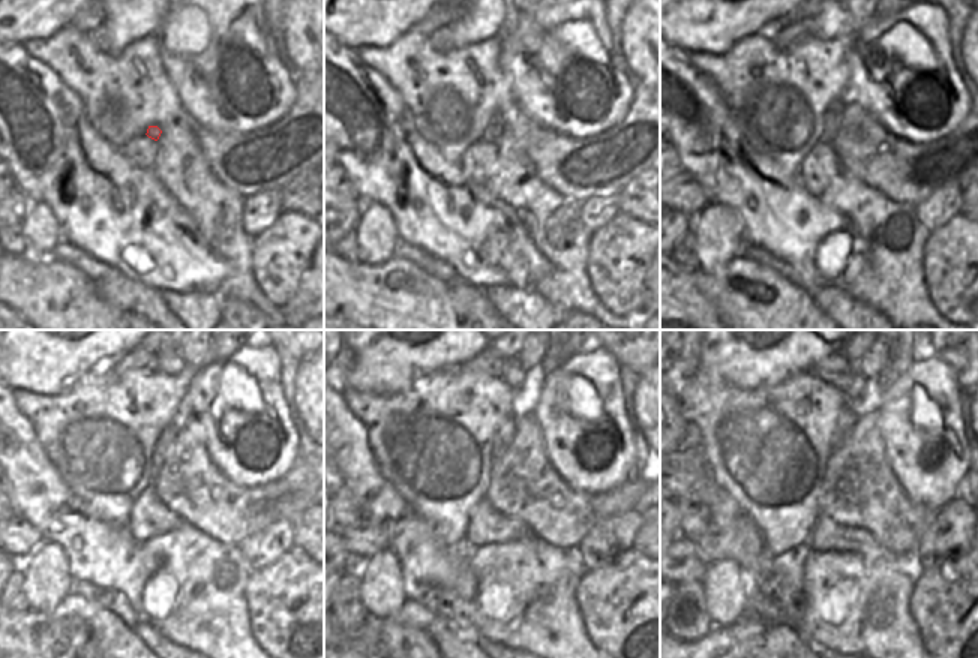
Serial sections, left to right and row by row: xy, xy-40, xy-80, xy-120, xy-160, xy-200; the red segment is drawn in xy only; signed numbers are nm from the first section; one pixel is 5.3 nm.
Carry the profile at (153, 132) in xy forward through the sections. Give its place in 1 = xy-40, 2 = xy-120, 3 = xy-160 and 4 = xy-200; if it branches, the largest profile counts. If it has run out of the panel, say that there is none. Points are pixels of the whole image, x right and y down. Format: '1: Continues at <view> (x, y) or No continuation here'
1: Continues at xy-40 (492, 132)
2: Continues at xy-120 (162, 448)
3: Continues at xy-160 (507, 429)
4: Continues at xy-200 (845, 420)

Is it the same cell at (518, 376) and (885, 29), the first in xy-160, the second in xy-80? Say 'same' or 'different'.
different

